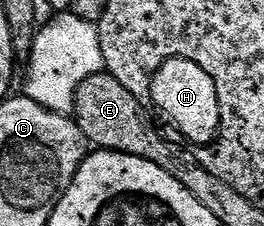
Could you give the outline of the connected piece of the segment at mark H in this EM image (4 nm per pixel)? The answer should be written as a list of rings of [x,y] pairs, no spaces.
[[[168,59],[151,80],[151,103],[164,112],[196,148],[208,147],[219,136],[221,110],[213,78],[189,59]]]

